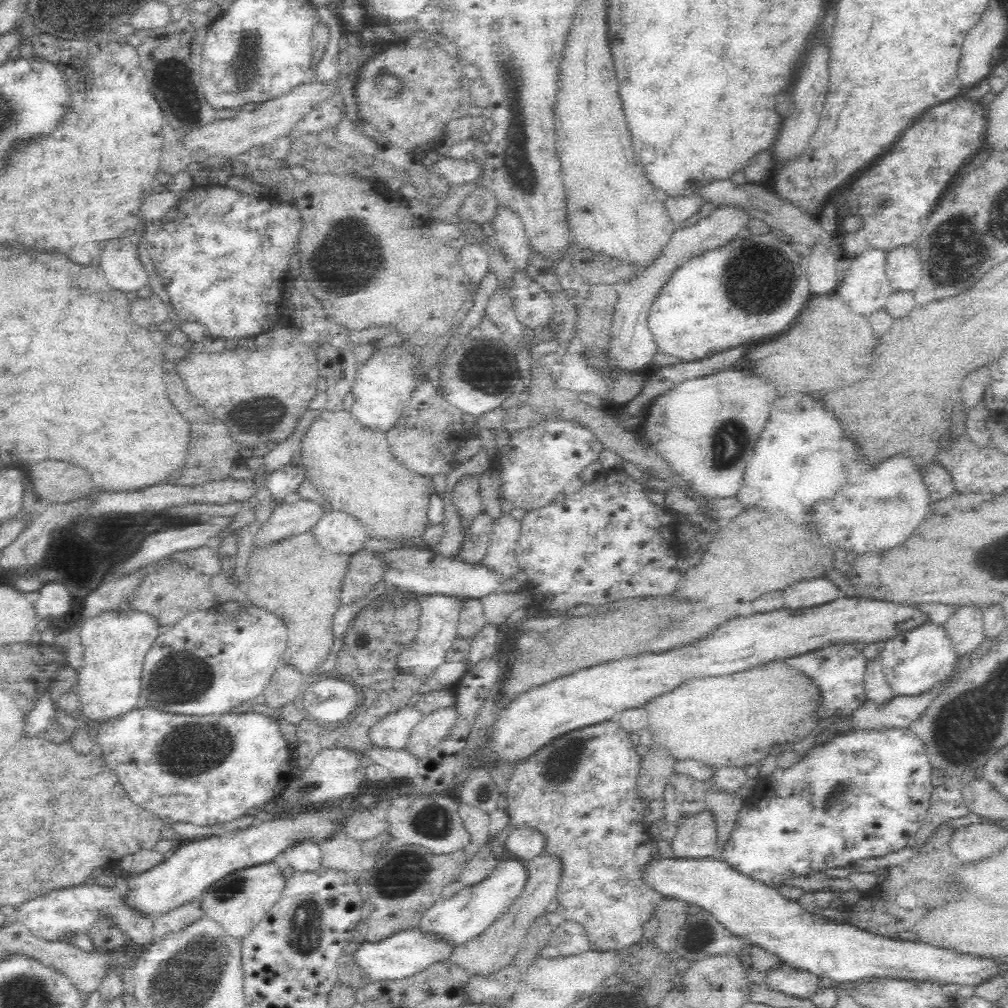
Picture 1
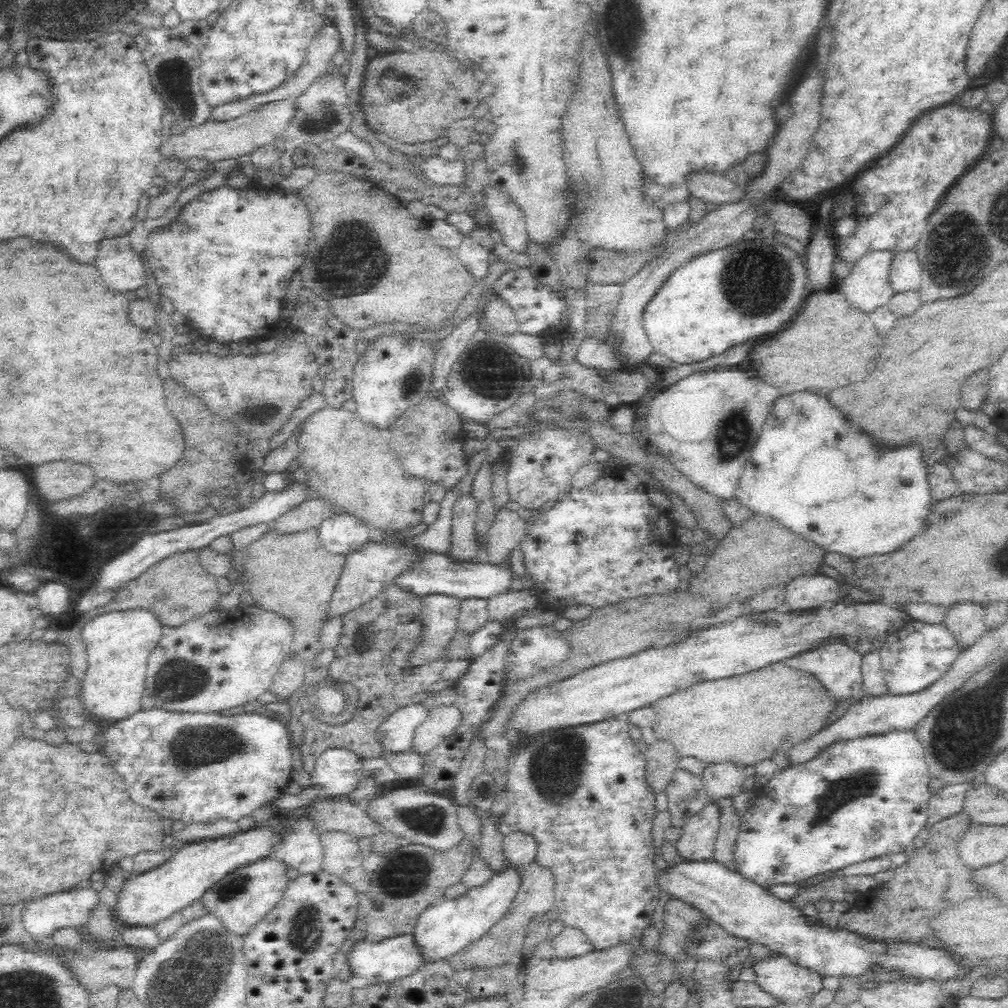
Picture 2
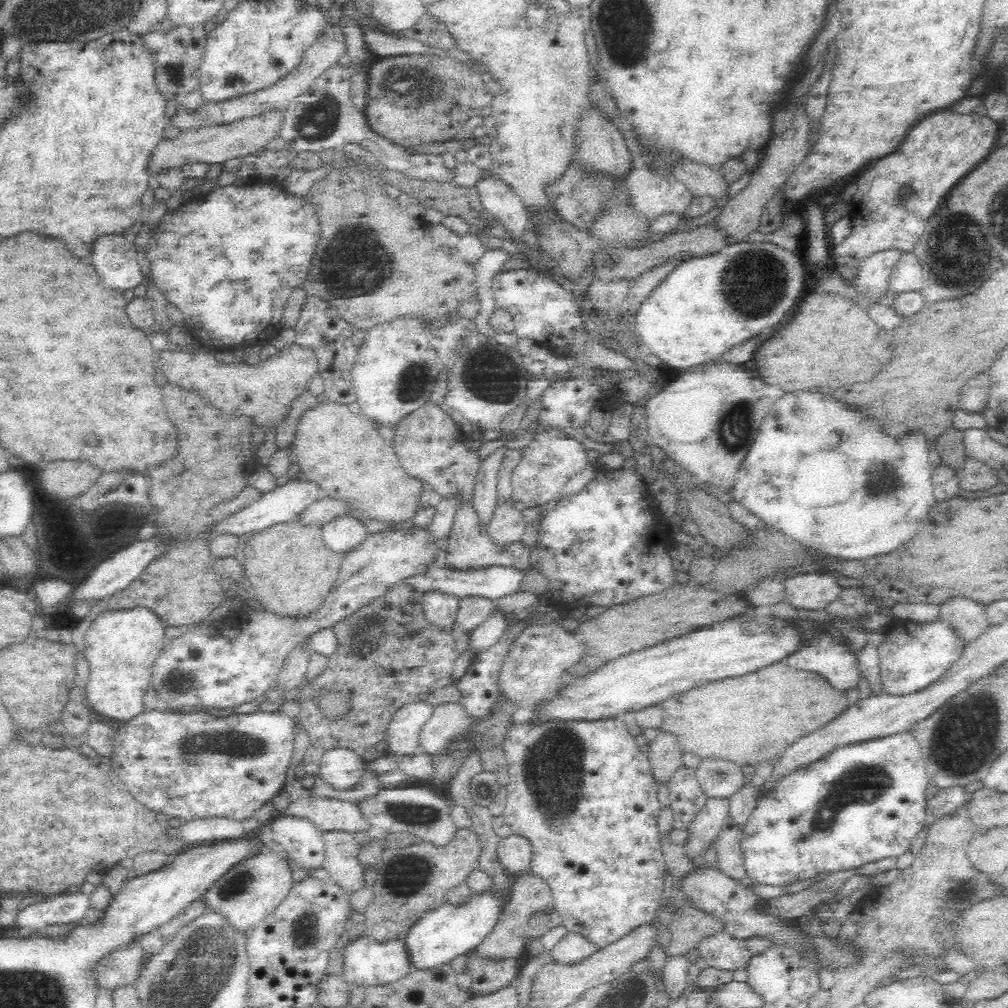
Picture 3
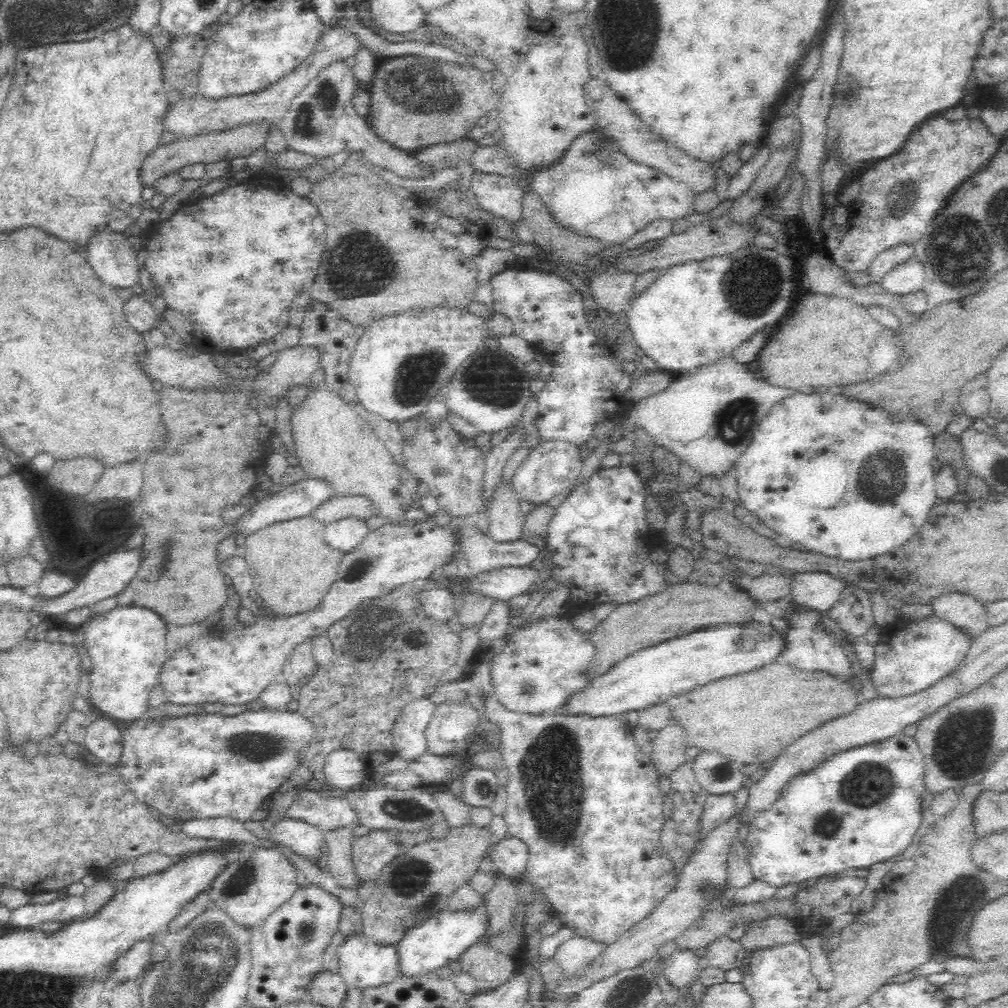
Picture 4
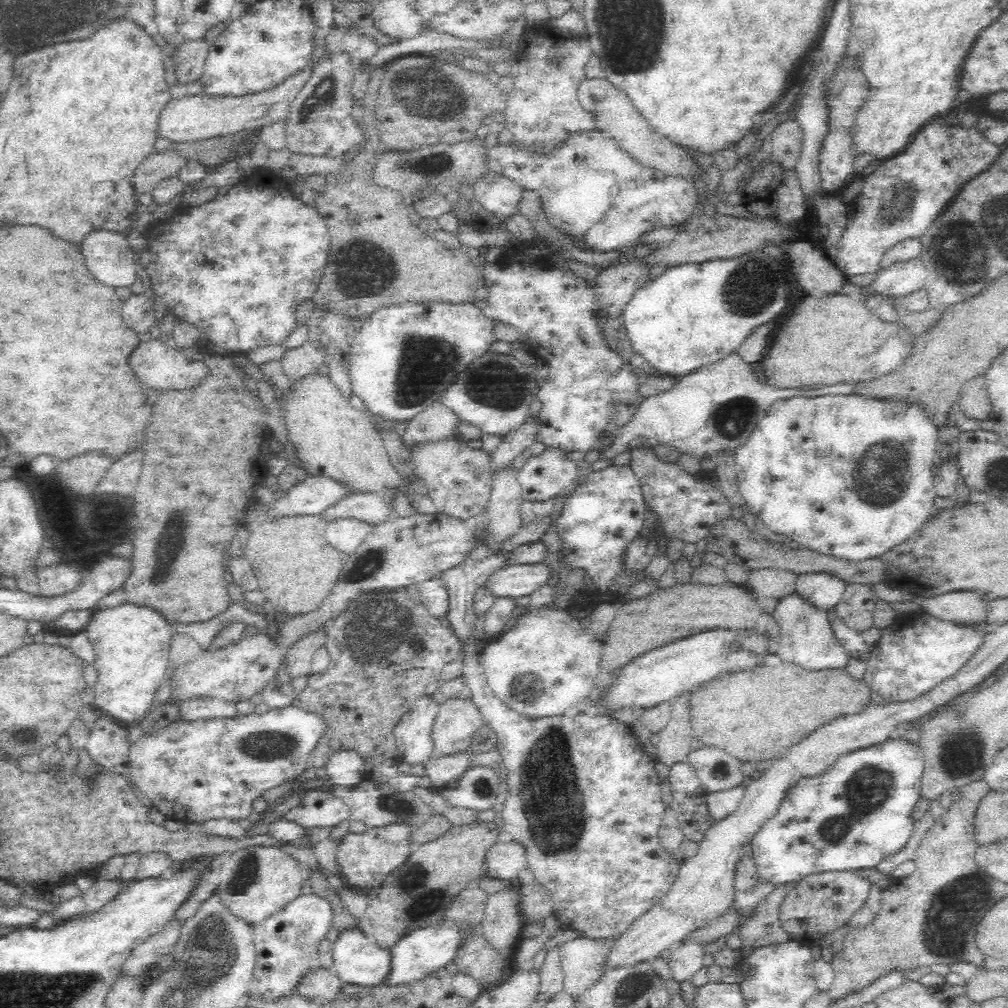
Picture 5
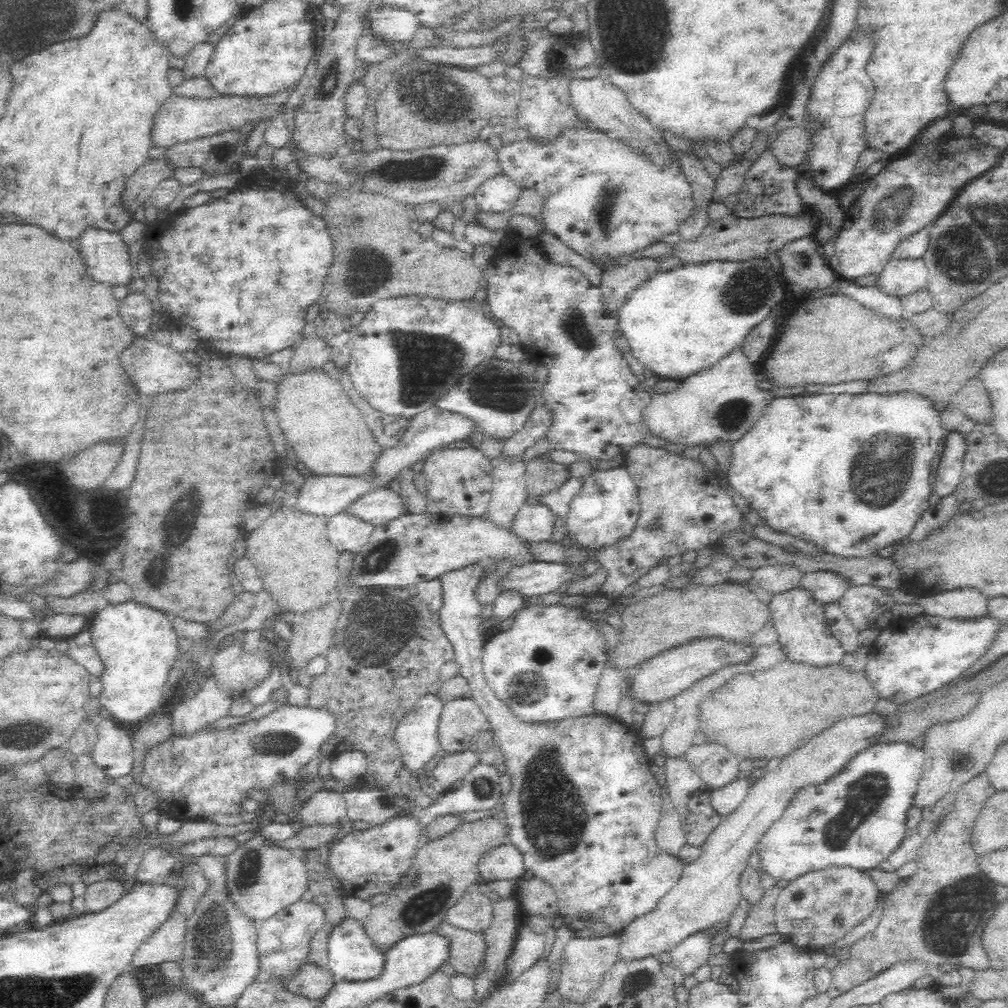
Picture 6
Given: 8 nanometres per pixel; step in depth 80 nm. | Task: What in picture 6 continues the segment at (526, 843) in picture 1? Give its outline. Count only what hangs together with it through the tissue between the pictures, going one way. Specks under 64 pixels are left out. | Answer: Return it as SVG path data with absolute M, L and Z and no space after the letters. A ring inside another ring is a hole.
M509 842L498 844L484 853L479 869L481 881L518 880L525 870L522 851Z

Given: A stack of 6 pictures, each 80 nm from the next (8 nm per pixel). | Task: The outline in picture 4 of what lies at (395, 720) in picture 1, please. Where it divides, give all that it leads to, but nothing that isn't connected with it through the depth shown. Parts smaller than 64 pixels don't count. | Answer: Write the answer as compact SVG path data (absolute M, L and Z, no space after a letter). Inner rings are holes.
M428 698L410 701L400 712L390 729L394 754L404 760L414 760L426 752L424 729L435 710Z

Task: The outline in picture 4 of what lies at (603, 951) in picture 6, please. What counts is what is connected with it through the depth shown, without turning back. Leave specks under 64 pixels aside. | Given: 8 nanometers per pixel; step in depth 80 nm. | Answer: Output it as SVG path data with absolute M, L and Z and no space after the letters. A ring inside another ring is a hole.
M573 935L555 950L553 959L567 974L580 972L592 958L598 956L604 945L596 941Z

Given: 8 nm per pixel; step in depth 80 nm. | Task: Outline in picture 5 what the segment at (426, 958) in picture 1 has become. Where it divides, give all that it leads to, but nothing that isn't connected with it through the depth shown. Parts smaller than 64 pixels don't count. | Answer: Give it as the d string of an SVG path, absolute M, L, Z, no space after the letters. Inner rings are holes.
M359 928L347 930L339 934L338 940L333 944L333 957L335 973L344 984L370 988L384 985L391 973L392 951L387 947L380 947L372 942Z

